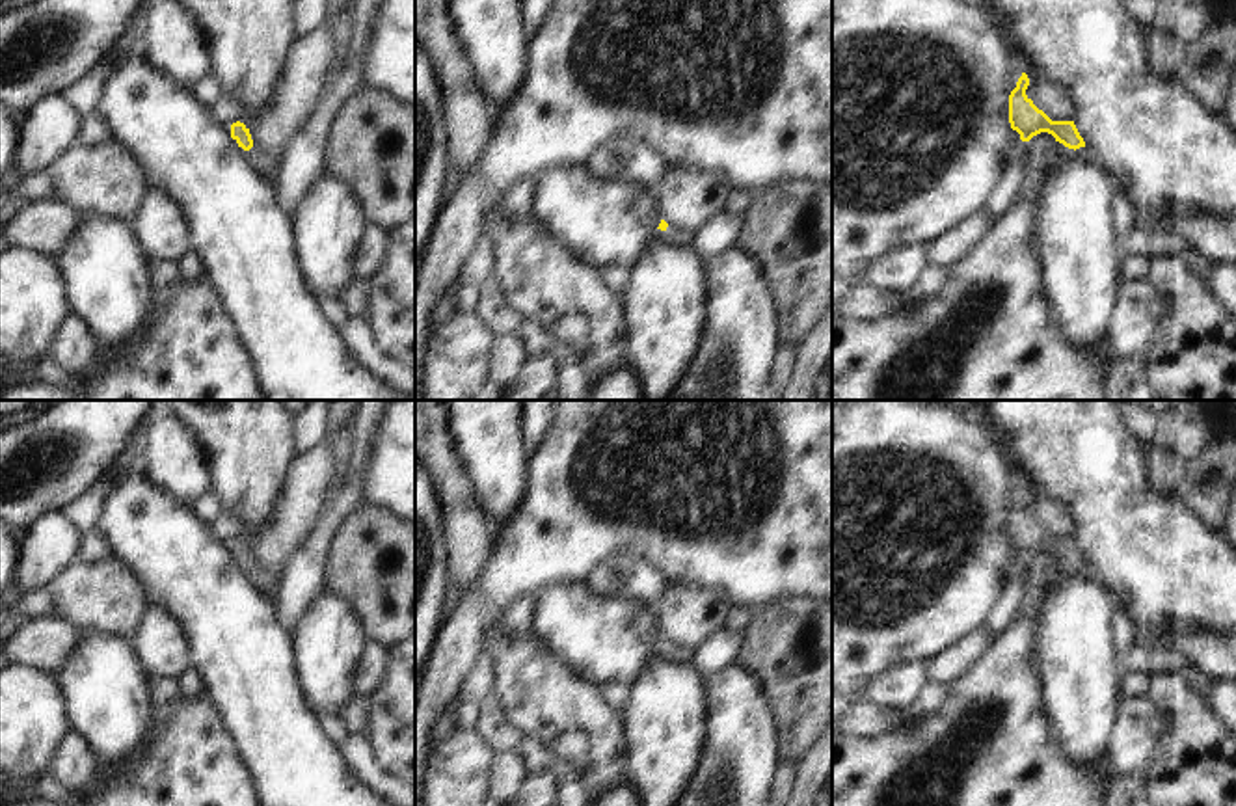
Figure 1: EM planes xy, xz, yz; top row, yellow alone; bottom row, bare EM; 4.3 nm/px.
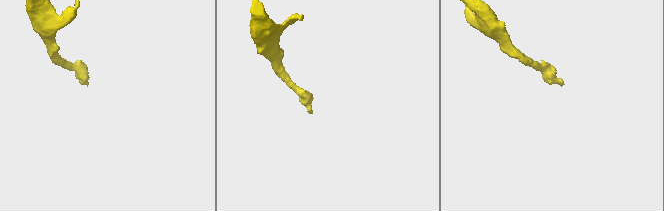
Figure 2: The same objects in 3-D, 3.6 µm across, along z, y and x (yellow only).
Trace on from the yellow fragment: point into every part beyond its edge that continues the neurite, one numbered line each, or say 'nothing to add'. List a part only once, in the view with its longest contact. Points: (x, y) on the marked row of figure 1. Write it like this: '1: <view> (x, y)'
1: xz (672, 235)

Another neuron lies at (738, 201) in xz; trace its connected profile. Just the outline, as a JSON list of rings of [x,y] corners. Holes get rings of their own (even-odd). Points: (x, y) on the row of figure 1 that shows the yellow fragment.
[[[732,190],[726,197],[726,210],[743,216],[754,197],[754,190]]]

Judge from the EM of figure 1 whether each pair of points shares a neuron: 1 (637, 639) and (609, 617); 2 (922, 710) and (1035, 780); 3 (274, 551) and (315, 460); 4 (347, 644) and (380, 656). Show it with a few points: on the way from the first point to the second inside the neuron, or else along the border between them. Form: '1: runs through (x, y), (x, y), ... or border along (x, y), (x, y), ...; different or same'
1: runs through (630, 635), (617, 624); same
2: border along (952, 687), (946, 702), (920, 721); different
3: runs through (285, 529), (302, 501), (306, 483); same
4: border along (369, 643), (354, 678); different

